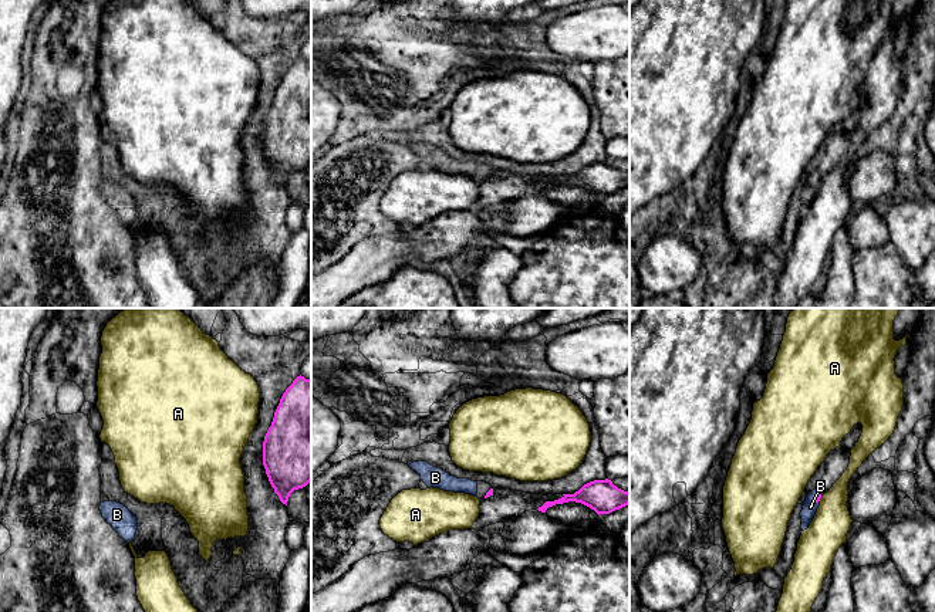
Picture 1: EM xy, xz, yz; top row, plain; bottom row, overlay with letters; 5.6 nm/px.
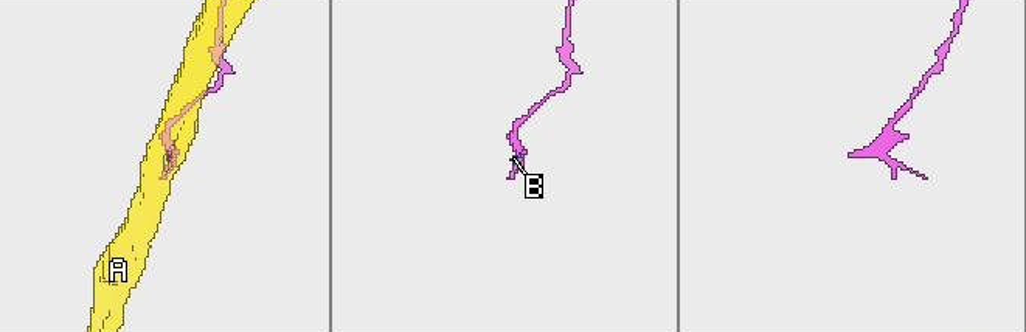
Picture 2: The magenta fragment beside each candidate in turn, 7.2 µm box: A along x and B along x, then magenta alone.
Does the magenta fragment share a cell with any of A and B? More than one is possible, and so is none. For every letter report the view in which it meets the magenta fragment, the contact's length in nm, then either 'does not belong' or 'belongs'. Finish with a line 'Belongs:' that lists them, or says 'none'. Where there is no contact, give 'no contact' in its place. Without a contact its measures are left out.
A: yz | 40 nm | does not belong
B: yz | 70 nm | belongs
Belongs: B

